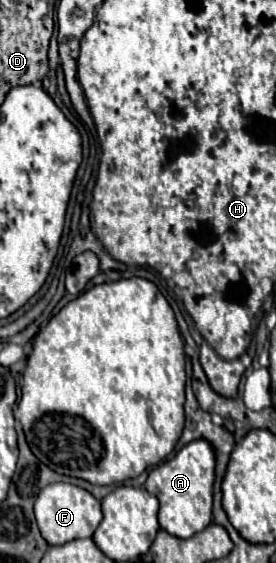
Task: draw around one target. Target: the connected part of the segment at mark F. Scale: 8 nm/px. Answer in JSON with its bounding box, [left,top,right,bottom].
[34,483,102,545]

